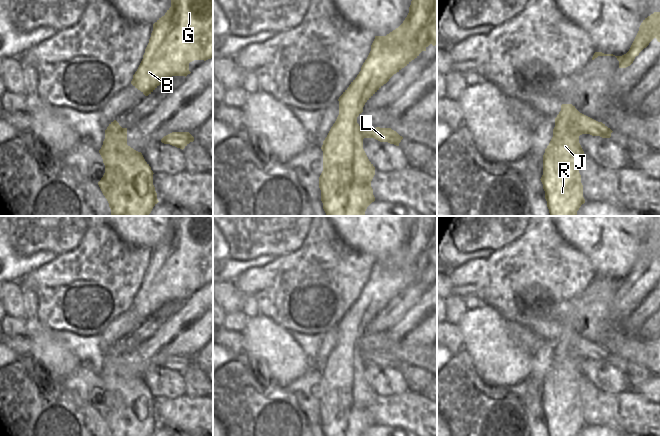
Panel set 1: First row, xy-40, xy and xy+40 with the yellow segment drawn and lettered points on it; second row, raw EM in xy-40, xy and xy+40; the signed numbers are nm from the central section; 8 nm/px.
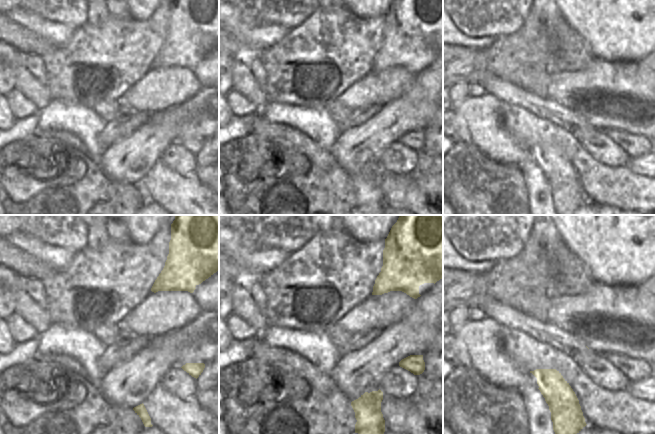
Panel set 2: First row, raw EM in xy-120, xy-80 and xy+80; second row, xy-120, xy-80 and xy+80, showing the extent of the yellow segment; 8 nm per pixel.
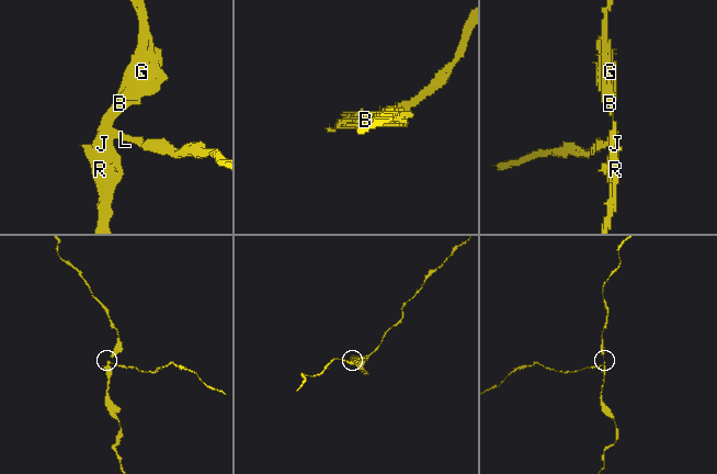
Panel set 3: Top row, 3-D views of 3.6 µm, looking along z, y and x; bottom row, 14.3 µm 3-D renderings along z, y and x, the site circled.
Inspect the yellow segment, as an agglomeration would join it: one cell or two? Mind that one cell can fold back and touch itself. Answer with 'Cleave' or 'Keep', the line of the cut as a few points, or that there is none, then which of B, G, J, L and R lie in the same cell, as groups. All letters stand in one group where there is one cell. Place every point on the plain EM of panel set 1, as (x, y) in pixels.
Cleave. Split along xy+40 (574, 335), (574, 350), (579, 359). Groups: B G J R / L

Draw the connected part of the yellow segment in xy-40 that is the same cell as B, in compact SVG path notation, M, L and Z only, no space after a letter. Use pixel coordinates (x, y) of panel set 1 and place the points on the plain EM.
M171 216L171 231L153 248L143 283L131 308L145 320L172 300L187 300L189 287L213 281L213 216Z

